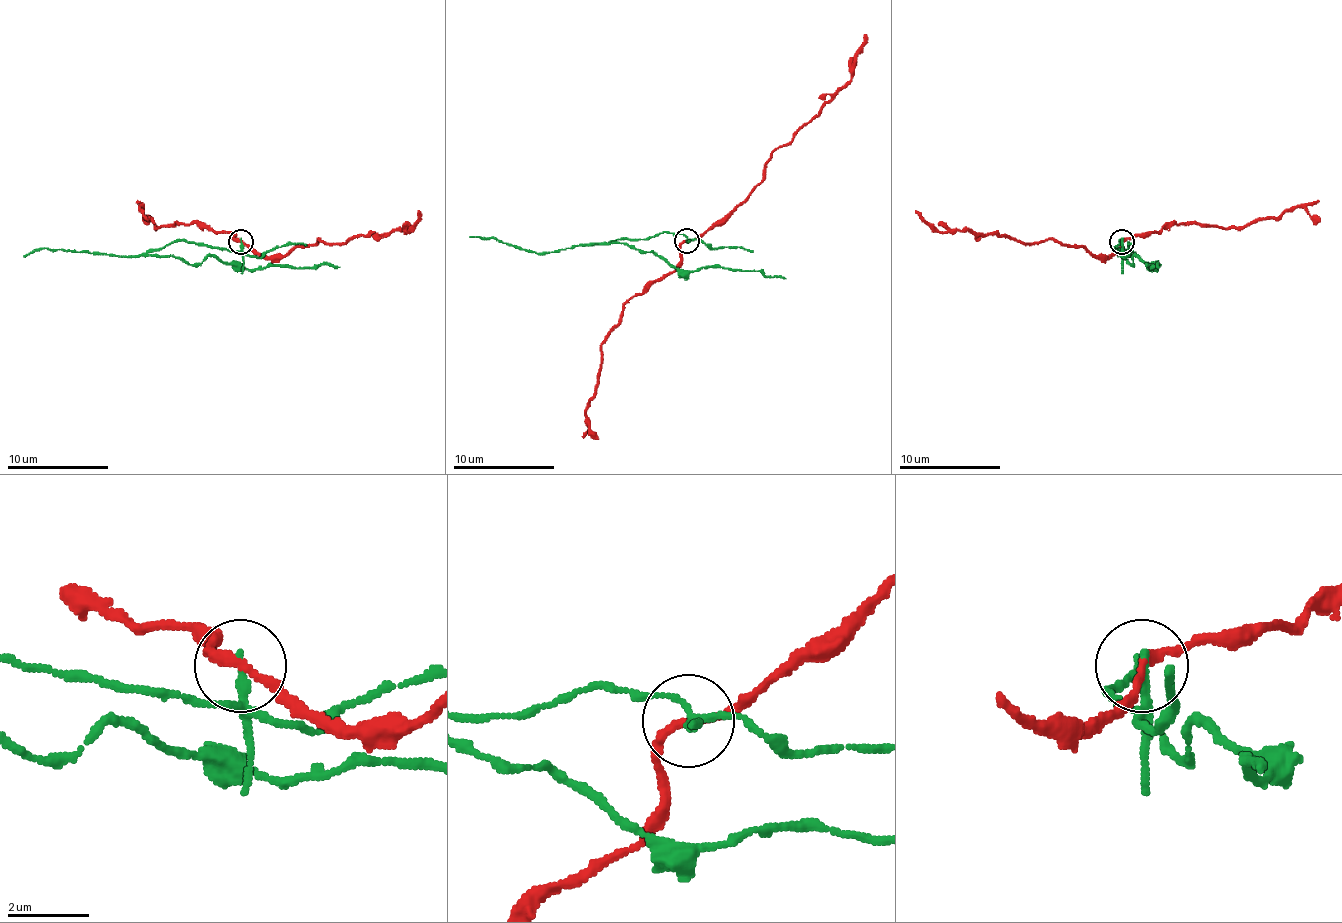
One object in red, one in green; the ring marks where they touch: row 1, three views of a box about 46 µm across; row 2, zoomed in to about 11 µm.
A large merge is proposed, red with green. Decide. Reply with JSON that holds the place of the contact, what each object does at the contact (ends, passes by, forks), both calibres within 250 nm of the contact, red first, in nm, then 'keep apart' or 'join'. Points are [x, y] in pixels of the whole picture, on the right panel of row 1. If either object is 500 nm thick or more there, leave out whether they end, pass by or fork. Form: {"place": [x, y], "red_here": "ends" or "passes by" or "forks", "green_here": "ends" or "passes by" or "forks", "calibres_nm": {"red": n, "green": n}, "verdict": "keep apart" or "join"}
{"place": [1121, 242], "red_here": "passes by", "green_here": "passes by", "calibres_nm": {"red": 200, "green": 150}, "verdict": "keep apart"}

